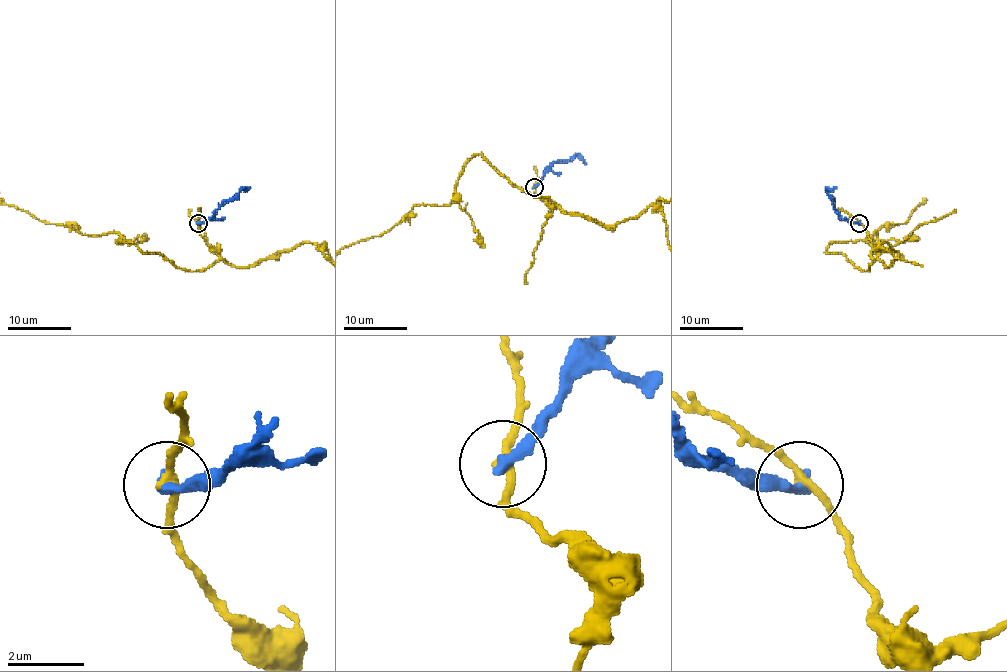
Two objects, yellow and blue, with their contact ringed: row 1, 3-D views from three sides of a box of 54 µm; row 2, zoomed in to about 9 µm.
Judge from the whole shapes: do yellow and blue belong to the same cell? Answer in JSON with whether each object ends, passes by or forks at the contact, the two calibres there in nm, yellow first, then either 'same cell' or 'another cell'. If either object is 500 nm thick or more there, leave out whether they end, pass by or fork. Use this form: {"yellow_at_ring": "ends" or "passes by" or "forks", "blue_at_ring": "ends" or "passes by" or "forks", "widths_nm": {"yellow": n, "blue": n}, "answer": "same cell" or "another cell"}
{"yellow_at_ring": "passes by", "blue_at_ring": "ends", "widths_nm": {"yellow": 170, "blue": 340}, "answer": "another cell"}

